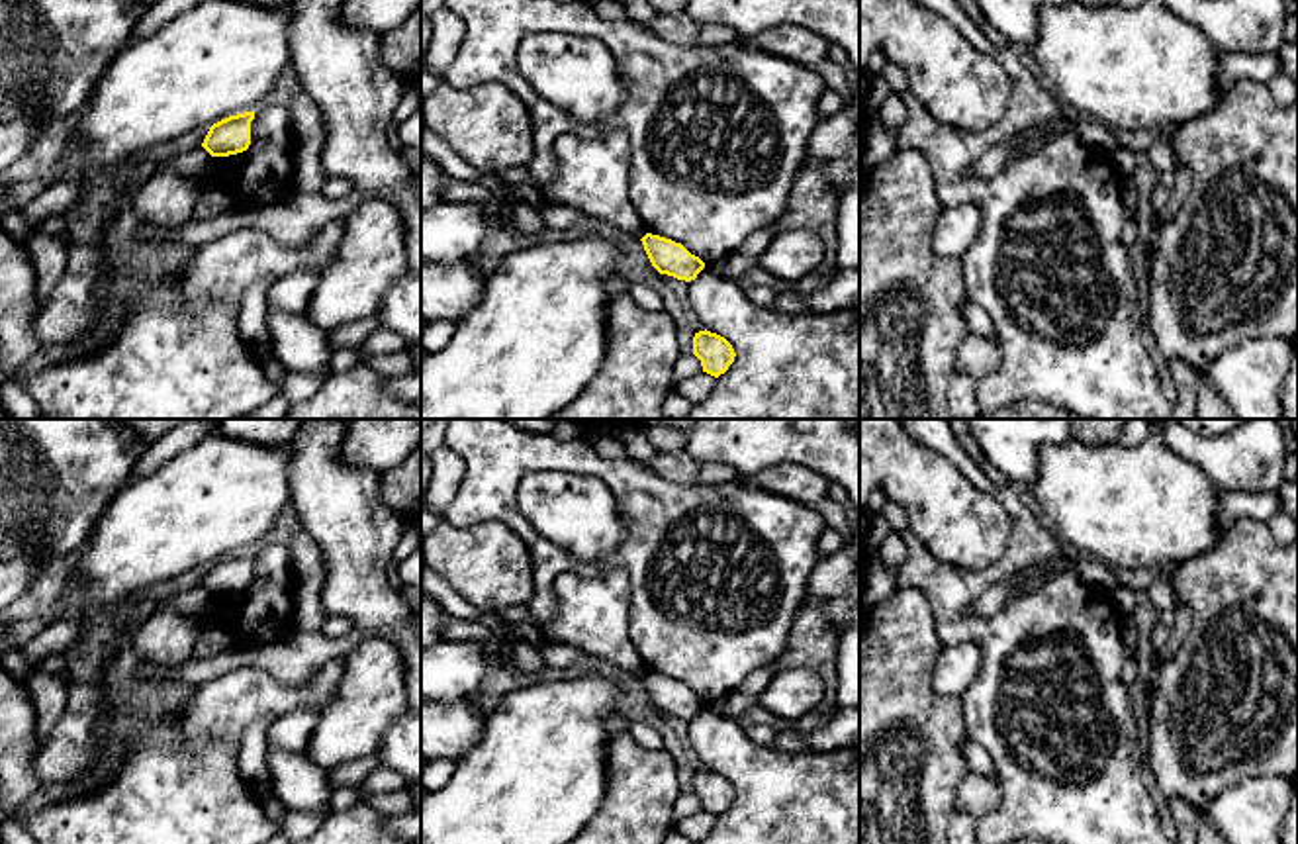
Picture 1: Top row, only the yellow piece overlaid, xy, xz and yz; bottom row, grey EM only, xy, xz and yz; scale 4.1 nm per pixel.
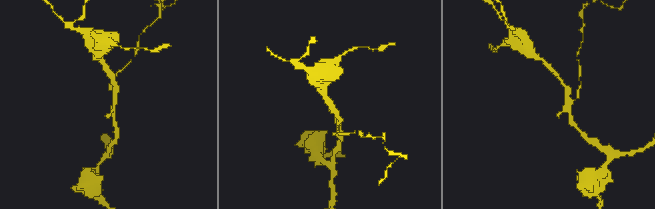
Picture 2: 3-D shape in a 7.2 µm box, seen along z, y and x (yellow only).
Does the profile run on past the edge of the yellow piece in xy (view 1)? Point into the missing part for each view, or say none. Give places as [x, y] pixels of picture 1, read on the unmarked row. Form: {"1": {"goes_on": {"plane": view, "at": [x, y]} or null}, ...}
{"1": {"goes_on": null}}

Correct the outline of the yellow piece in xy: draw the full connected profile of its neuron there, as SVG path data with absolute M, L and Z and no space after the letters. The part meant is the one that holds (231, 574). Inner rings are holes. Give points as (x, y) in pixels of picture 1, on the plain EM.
M255 550L229 554L213 562L202 582L211 595L229 595L249 587Z

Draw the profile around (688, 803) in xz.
M693 791L681 793L673 805L673 821L679 822L699 811L703 811L701 799Z

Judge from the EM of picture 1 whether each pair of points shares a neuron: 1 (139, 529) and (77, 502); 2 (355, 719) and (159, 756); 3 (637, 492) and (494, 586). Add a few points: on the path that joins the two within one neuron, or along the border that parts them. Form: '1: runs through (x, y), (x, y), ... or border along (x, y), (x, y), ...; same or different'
1: border along (130, 476), (85, 543); different
2: border along (341, 670), (335, 696), (320, 711); different
3: border along (504, 525), (531, 559), (533, 596), (525, 608); different

